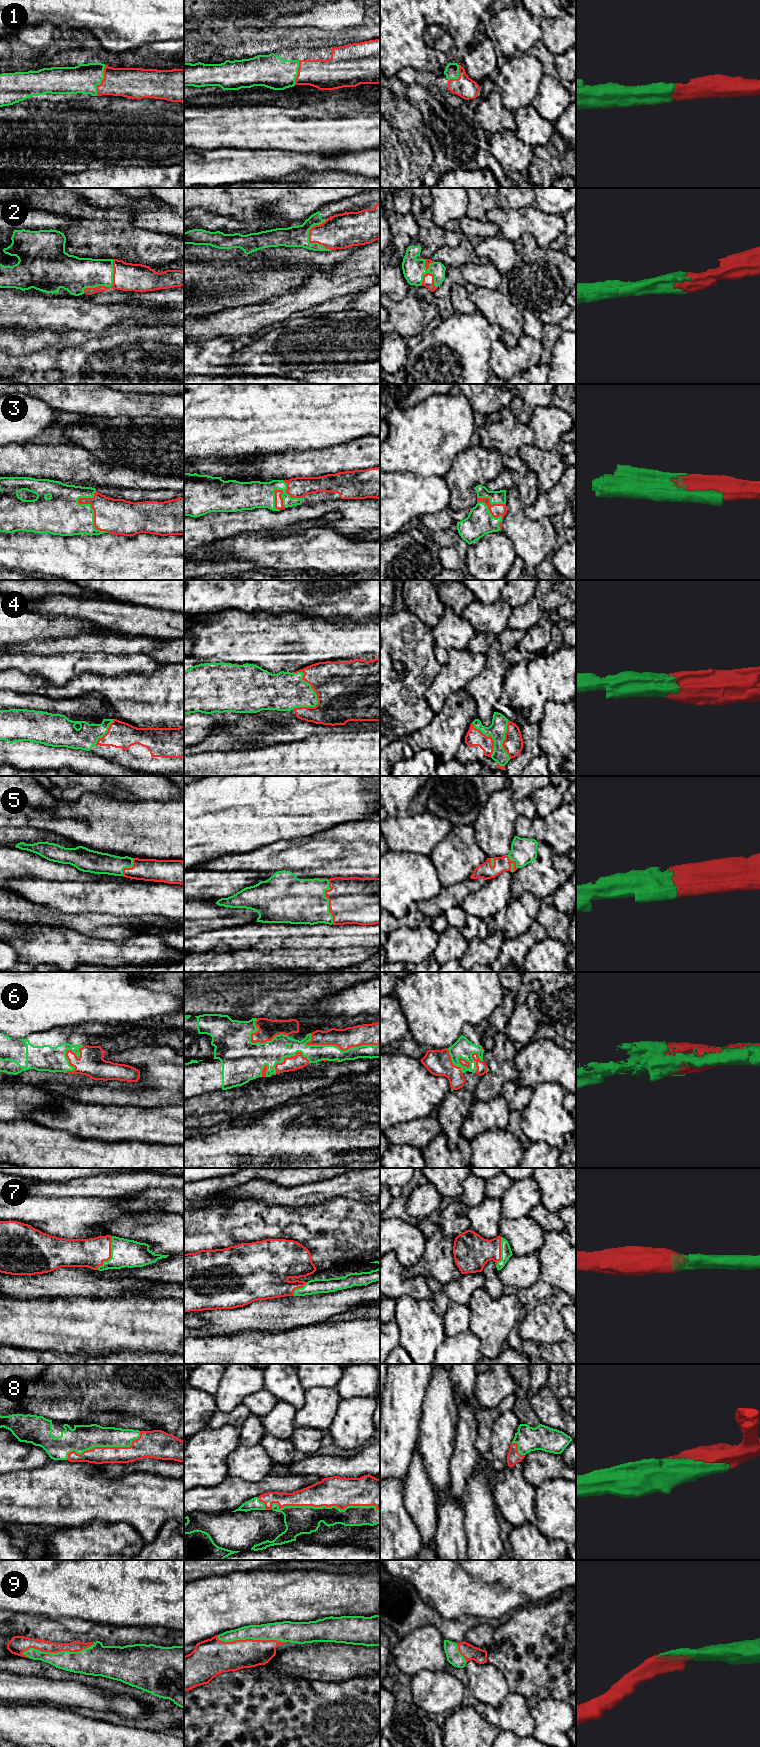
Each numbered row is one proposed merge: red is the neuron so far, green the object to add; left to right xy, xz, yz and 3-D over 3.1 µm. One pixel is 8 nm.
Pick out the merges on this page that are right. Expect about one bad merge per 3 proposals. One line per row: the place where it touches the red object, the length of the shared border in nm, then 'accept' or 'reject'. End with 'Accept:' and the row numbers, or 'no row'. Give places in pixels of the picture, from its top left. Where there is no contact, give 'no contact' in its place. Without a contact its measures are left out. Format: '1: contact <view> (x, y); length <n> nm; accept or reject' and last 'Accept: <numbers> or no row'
1: contact xy (102, 81); length 260 nm; accept
2: contact xy (109, 287); length 360 nm; accept
3: contact xy (94, 514); length 360 nm; accept
4: contact xz (310, 684); length 340 nm; accept
5: contact xz (329, 901); length 360 nm; accept
6: contact xz (342, 1049); length 600 nm; accept
7: contact xy (110, 1254); length 300 nm; accept
8: contact xz (325, 1505); length 850 nm; accept
9: contact xy (57, 1651); length 600 nm; accept
Accept: 1, 2, 3, 4, 5, 6, 7, 8, 9

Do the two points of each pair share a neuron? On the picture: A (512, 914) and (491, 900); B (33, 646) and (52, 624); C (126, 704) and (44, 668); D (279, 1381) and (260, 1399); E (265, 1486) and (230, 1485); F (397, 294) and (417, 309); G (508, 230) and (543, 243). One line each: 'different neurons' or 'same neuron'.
A: different neurons
B: different neurons
C: different neurons
D: different neurons
E: same neuron
F: different neurons
G: same neuron

